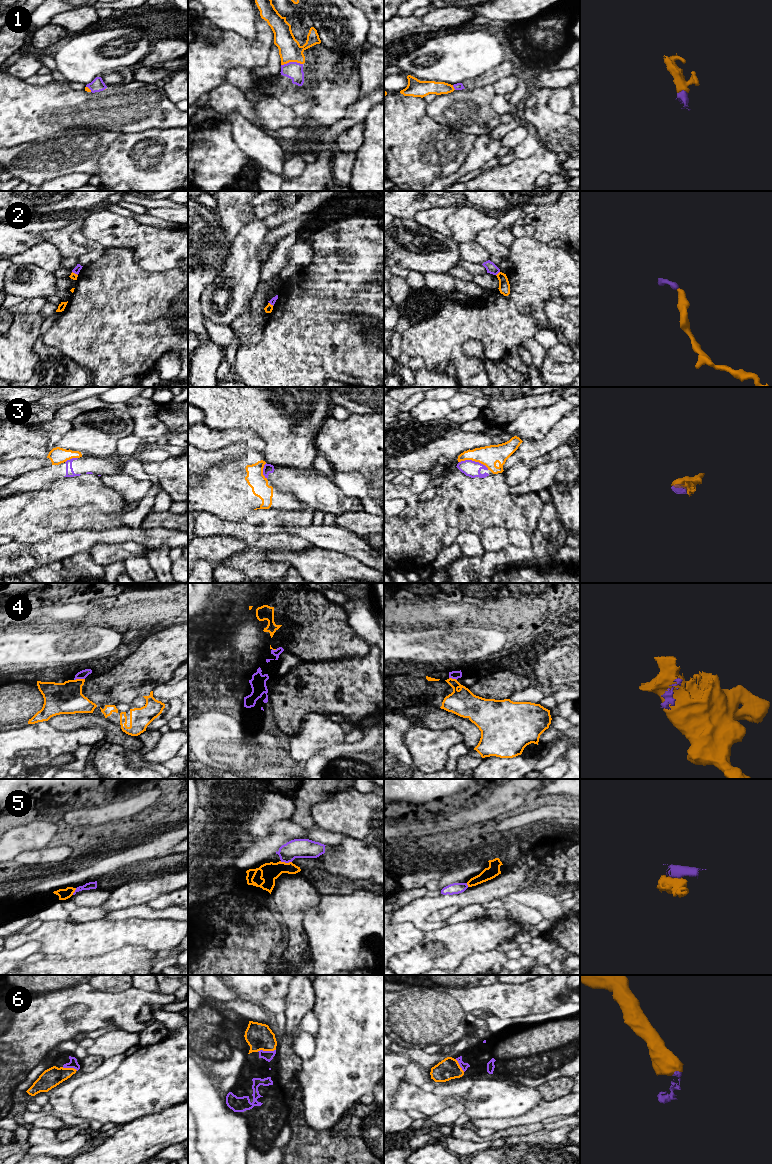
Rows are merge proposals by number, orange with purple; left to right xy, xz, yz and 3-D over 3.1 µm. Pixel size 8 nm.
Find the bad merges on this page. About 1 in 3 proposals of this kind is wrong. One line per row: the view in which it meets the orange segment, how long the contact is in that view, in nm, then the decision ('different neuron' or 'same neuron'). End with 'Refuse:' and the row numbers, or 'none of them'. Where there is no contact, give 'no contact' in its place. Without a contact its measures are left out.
1: xz | 180 nm | same neuron
2: yz | 50 nm | different neuron
3: yz | 240 nm | different neuron
4: xy | 90 nm | different neuron
5: xz | 100 nm | different neuron
6: xz | 150 nm | same neuron
Refuse: 2, 3, 4, 5

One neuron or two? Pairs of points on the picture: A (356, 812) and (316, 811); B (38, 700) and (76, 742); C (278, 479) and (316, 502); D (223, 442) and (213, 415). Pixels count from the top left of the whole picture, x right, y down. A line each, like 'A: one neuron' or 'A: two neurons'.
A: one neuron
B: two neurons
C: one neuron
D: two neurons

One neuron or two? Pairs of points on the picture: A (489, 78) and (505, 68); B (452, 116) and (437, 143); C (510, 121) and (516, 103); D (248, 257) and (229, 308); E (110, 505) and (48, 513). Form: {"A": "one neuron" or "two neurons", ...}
{"A": "one neuron", "B": "two neurons", "C": "two neurons", "D": "one neuron", "E": "one neuron"}

